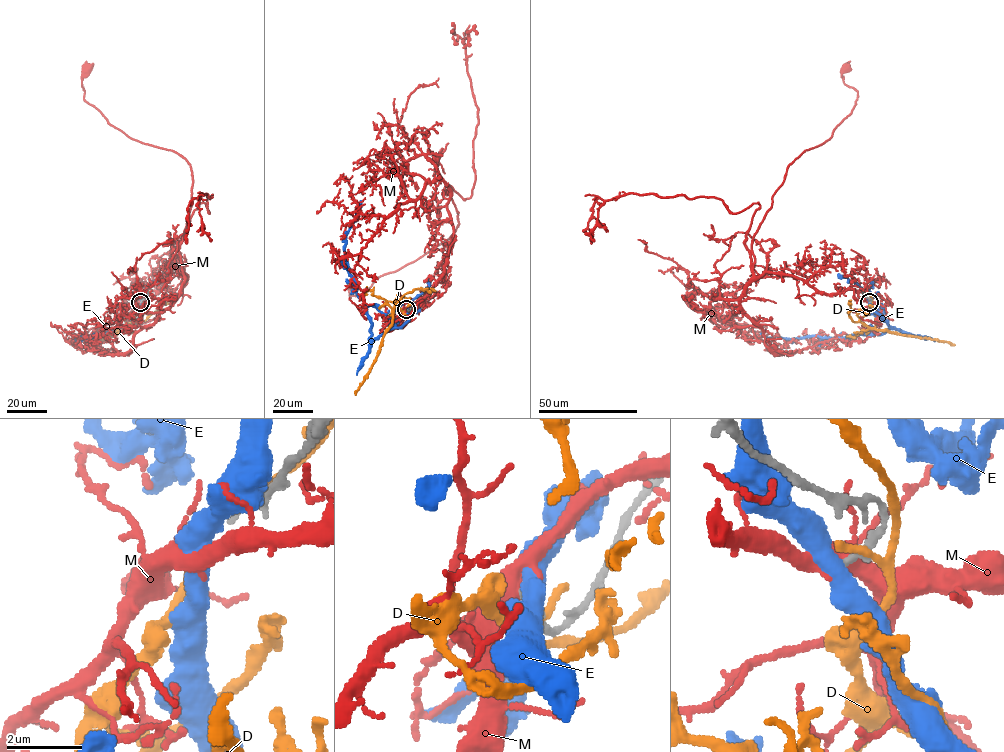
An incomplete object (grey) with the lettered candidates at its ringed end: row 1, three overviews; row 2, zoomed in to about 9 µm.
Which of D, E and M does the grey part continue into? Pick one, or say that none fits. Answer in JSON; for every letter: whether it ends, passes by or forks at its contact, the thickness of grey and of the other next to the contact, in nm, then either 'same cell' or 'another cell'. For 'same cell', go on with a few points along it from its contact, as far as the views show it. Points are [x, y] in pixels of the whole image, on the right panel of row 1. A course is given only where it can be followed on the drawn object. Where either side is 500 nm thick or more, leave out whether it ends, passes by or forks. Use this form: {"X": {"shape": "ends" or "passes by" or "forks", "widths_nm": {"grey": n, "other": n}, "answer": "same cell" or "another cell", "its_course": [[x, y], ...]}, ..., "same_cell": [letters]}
{"D": {"shape": "passes by", "widths_nm": {"grey": 300, "other": 200}, "answer": "another cell"}, "E": {"shape": "passes by", "widths_nm": {"grey": 200, "other": 480}, "answer": "another cell"}, "M": {"shape": "forks", "widths_nm": {"grey": 240, "other": 400}, "answer": "another cell"}, "same_cell": []}

